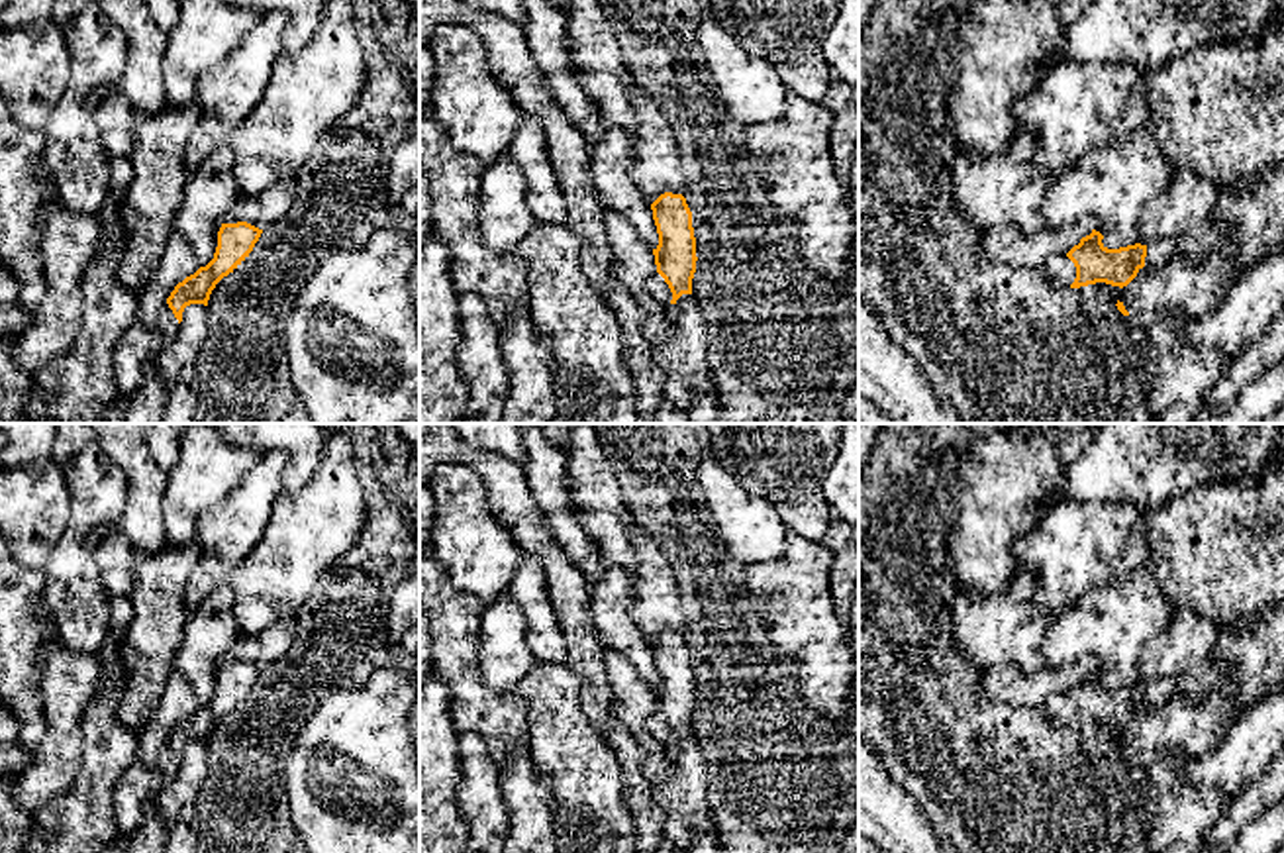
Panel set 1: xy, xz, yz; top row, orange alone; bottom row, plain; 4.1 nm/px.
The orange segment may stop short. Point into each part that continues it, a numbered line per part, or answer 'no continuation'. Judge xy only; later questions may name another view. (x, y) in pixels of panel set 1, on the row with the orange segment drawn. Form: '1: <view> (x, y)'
no continuation

